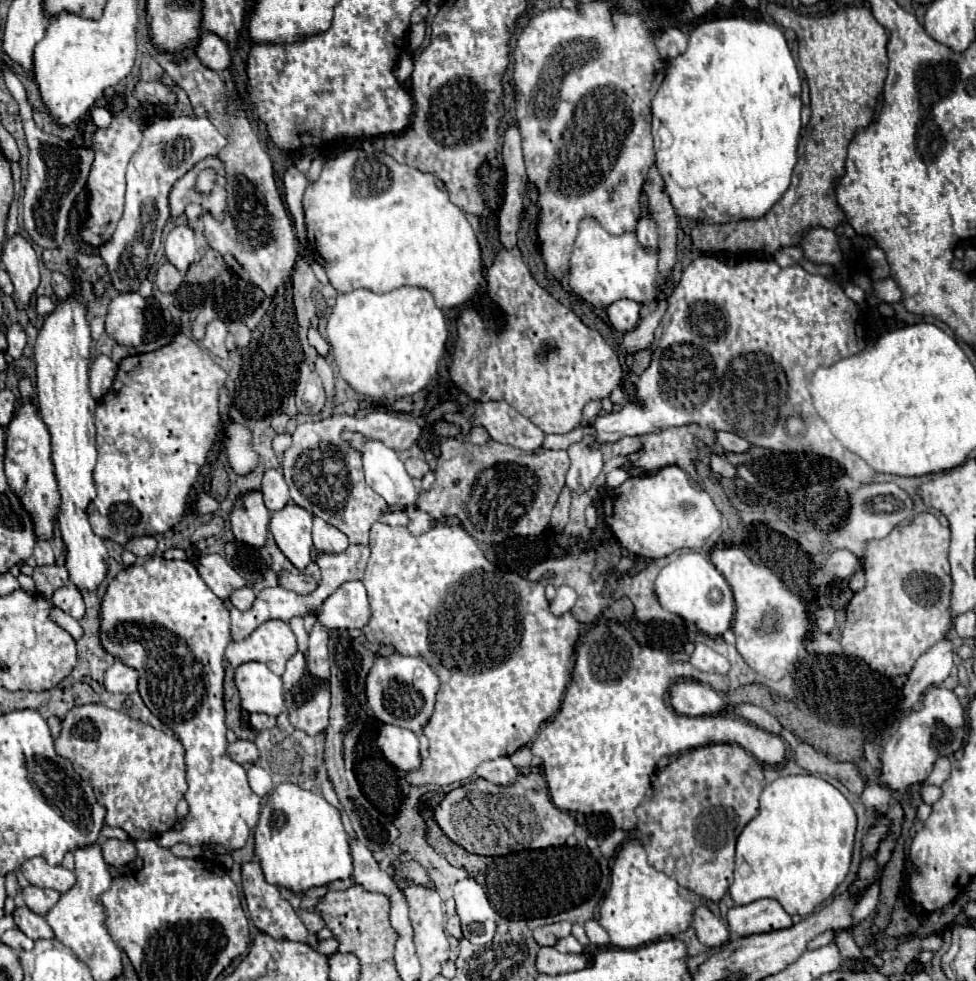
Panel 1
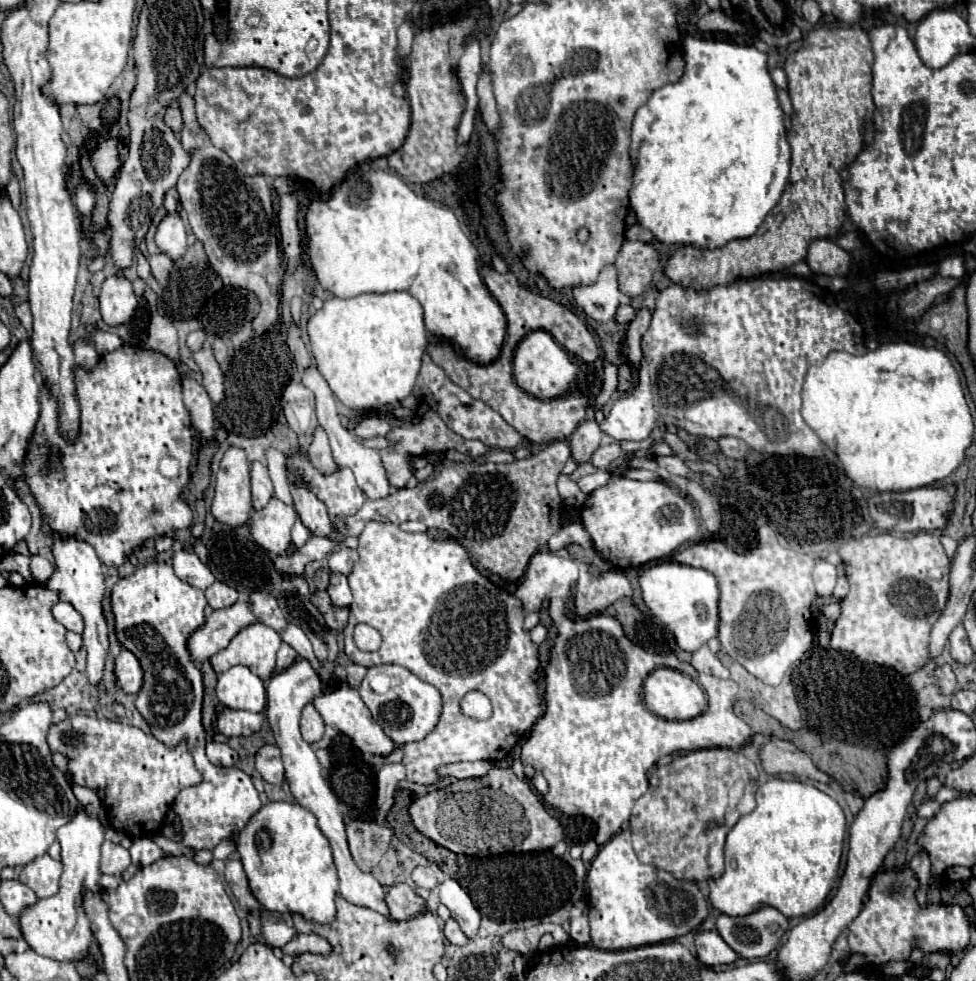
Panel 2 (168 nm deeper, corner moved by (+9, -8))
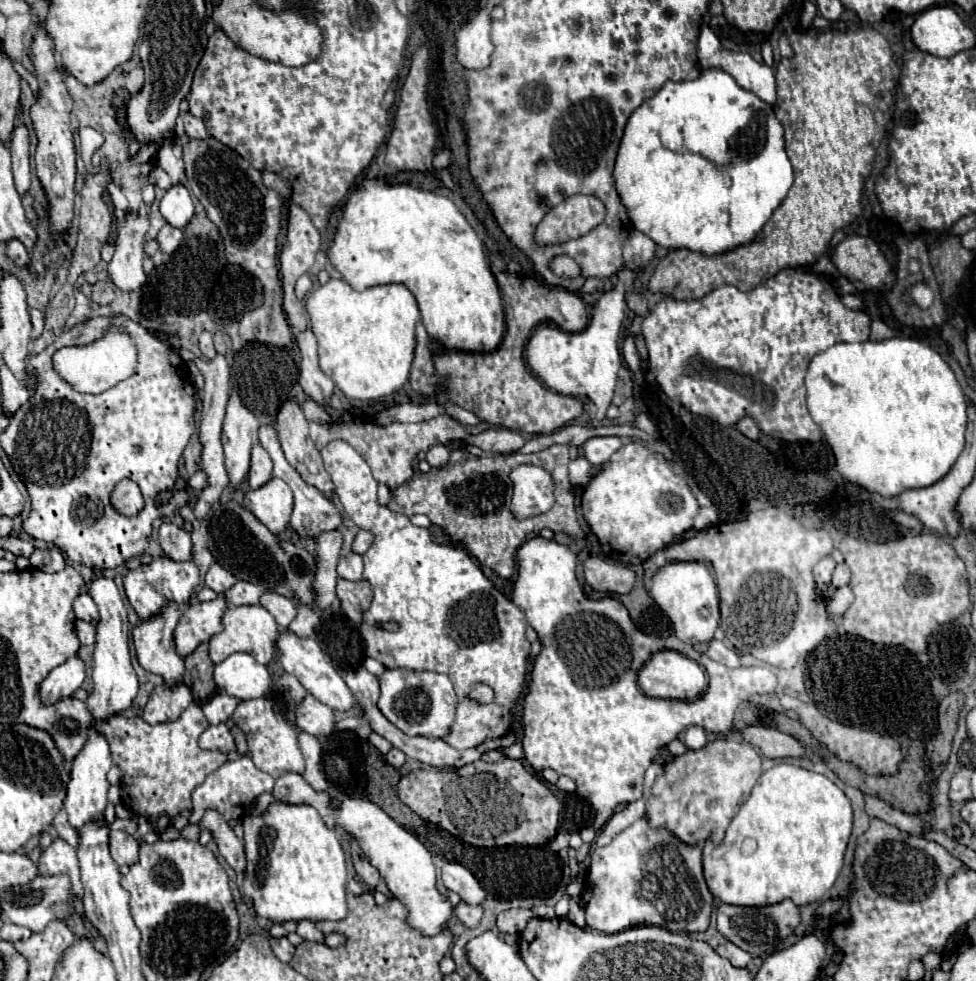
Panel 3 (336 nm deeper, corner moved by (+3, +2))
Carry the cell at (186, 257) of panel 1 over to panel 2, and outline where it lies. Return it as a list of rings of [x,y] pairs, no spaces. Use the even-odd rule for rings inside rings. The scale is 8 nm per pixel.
[[[168,213],[156,229],[156,245],[170,259],[180,259],[186,253],[186,227],[178,213]]]

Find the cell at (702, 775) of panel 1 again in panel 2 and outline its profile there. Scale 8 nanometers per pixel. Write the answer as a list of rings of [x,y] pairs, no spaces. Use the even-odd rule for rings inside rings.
[[[700,749],[700,751],[692,751],[686,753],[678,759],[674,759],[670,765],[666,767],[658,767],[654,771],[654,775],[650,777],[650,789],[646,791],[646,795],[642,795],[634,809],[632,809],[632,817],[630,817],[630,831],[632,831],[632,843],[634,843],[634,851],[636,855],[644,861],[644,863],[652,863],[658,869],[666,869],[668,873],[672,873],[676,879],[688,879],[688,881],[706,881],[708,877],[720,877],[724,871],[724,841],[726,835],[730,831],[730,827],[734,827],[734,823],[744,815],[750,813],[756,807],[754,795],[758,789],[758,769],[754,765],[754,761],[750,761],[742,751],[734,751],[734,749]]]

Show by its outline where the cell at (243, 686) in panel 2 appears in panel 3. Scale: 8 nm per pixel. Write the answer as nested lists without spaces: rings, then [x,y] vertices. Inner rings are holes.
[[[232,653],[214,667],[214,683],[218,691],[236,699],[258,699],[270,691],[270,673],[248,653]]]

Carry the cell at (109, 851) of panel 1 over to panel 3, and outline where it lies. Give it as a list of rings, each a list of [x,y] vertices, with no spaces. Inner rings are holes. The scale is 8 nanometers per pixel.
[[[110,831],[110,855],[116,865],[134,865],[138,861],[138,841],[126,831]]]

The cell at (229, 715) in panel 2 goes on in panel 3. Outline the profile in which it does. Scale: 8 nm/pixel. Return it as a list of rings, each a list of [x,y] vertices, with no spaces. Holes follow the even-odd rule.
[[[216,693],[212,699],[208,699],[204,703],[202,709],[204,709],[204,715],[206,715],[210,725],[220,725],[220,723],[226,723],[234,715],[234,711],[236,711],[236,707],[240,703],[242,701],[236,699],[236,697],[228,697],[224,693]]]

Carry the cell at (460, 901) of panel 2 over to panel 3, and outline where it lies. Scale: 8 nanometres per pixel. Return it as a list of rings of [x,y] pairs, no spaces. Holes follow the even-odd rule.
[[[446,863],[442,867],[442,881],[448,891],[458,893],[460,899],[468,905],[480,905],[486,897],[484,889],[476,881],[476,877],[458,863]]]

